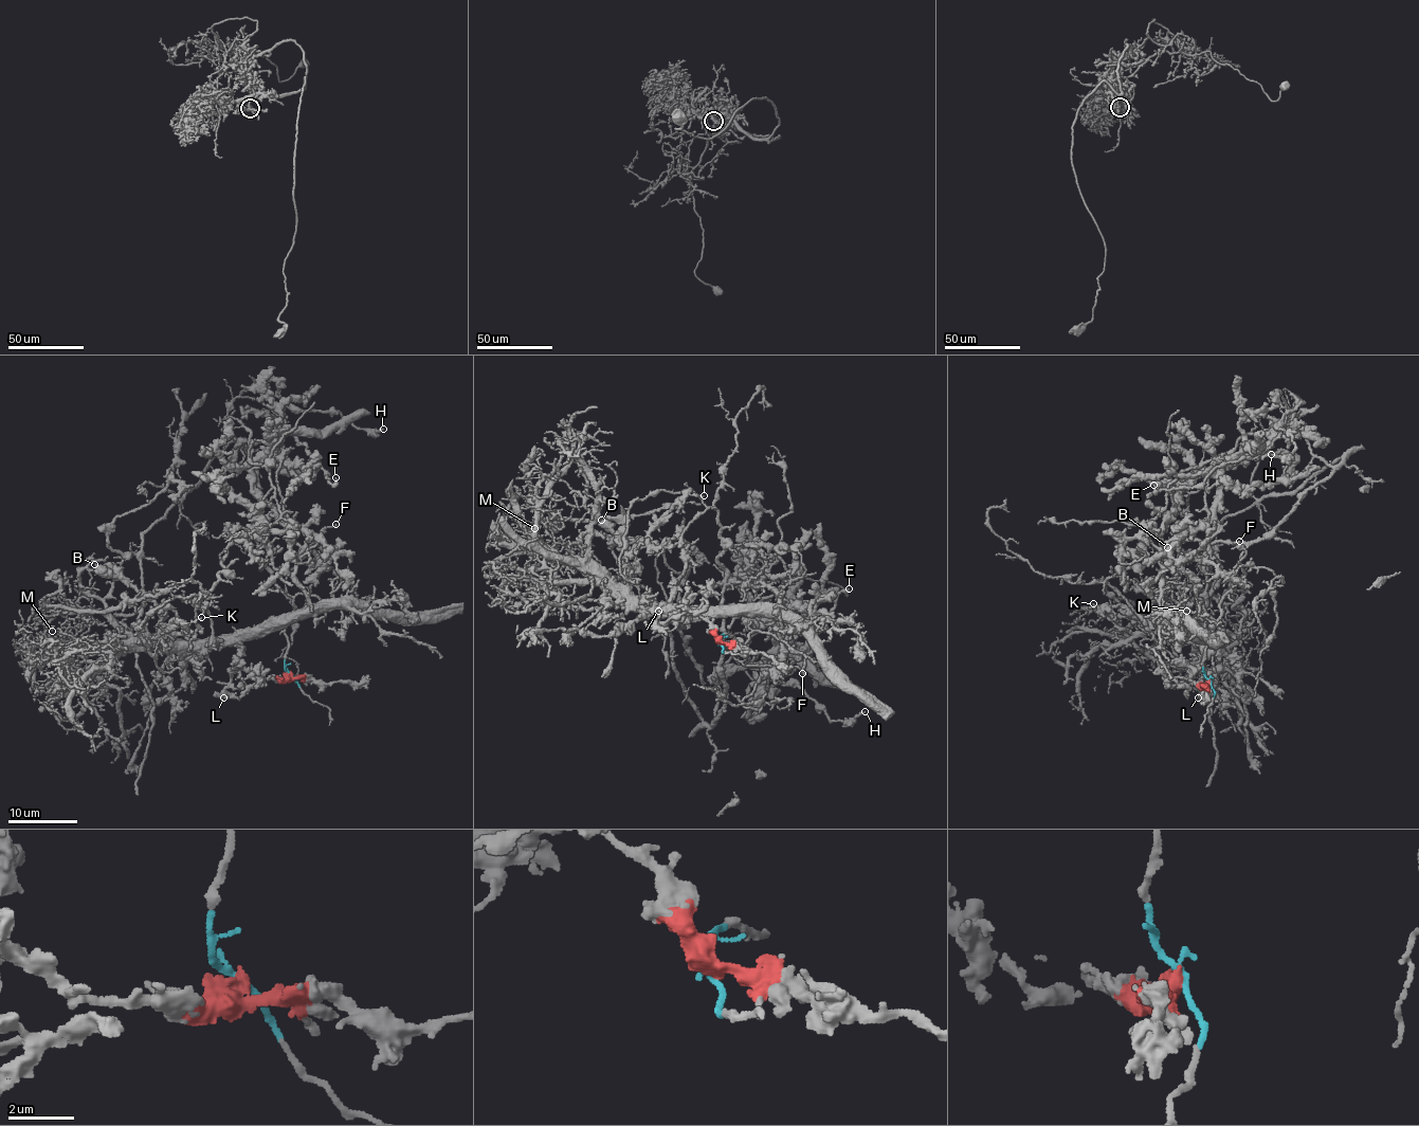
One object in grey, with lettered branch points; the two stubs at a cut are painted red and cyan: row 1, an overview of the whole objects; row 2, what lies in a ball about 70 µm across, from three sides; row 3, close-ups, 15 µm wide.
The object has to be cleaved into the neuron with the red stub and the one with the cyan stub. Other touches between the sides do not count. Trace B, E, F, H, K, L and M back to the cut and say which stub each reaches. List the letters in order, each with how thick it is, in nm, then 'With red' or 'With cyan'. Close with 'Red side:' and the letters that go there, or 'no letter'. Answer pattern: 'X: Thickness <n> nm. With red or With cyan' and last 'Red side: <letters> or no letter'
B: Thickness 480 nm. With red
E: Thickness 200 nm. With cyan
F: Thickness 120 nm. With cyan
H: Thickness 240 nm. With cyan
K: Thickness 130 nm. With red
L: Thickness 190 nm. With red
M: Thickness 150 nm. With red
Red side: B, K, L, M

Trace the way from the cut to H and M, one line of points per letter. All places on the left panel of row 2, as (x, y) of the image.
H: (290, 673), (292, 601), (261, 562), (257, 473), (231, 434), (229, 406), (275, 380), (297, 407), (382, 429)
M: (290, 673), (259, 678), (243, 670), (236, 646), (140, 639), (97, 612), (44, 613), (38, 623), (52, 631)

